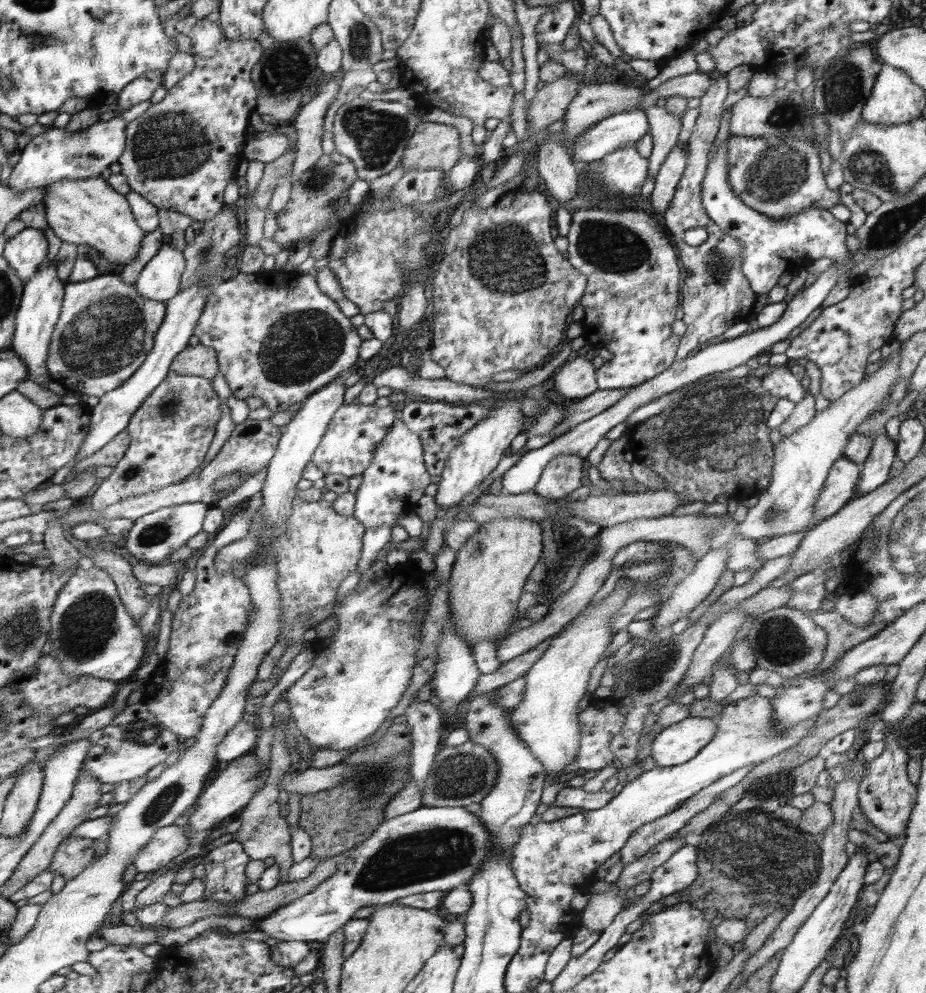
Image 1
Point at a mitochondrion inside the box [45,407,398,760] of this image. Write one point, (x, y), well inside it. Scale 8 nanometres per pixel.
(87, 625)

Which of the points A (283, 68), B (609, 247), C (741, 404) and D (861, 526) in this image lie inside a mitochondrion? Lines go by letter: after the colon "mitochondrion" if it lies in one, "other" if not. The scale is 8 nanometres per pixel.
A: mitochondrion
B: mitochondrion
C: mitochondrion
D: other

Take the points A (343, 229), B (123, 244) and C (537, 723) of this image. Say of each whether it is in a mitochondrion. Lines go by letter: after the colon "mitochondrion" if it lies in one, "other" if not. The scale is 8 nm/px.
A: other
B: other
C: other

